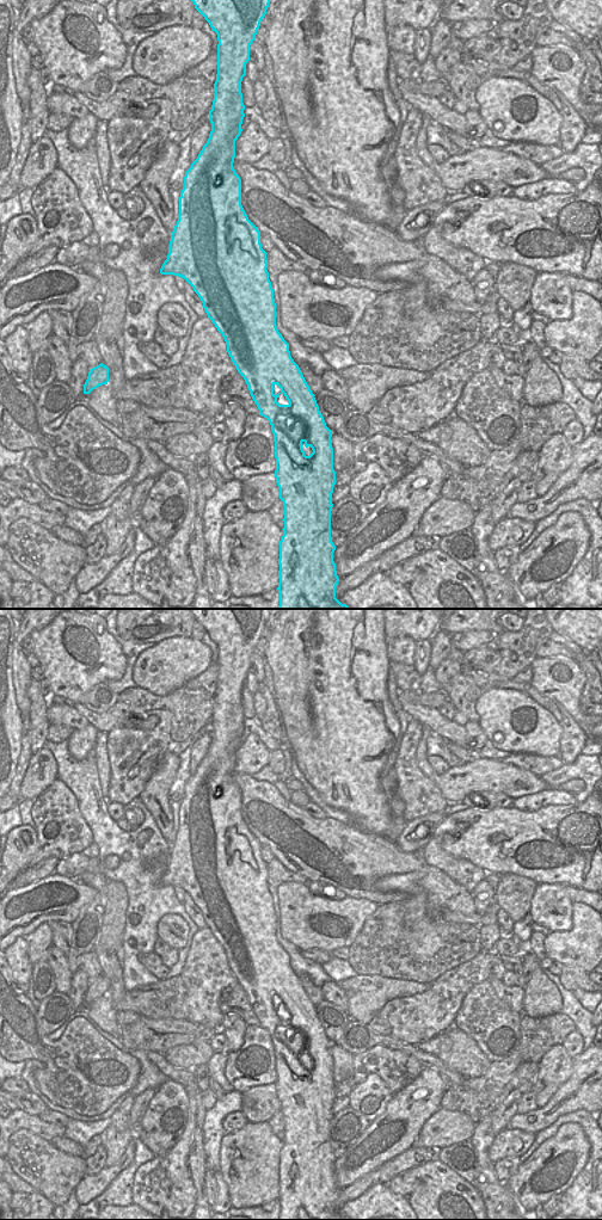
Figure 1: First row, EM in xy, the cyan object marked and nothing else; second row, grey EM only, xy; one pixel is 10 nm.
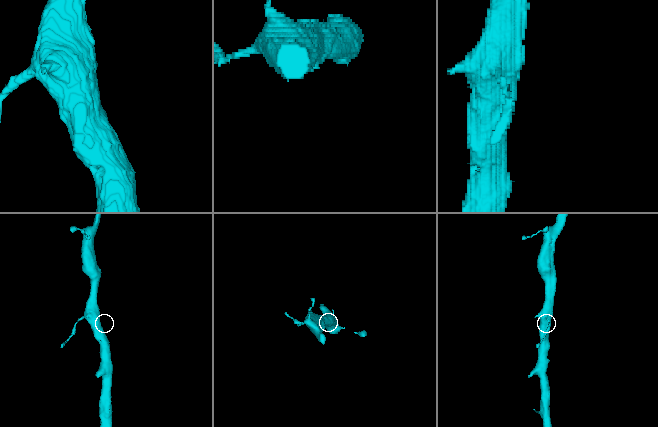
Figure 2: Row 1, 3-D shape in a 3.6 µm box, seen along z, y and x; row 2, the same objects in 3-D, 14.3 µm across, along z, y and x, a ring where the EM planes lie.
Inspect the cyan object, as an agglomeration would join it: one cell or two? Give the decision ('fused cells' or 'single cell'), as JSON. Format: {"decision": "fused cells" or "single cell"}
{"decision": "fused cells"}

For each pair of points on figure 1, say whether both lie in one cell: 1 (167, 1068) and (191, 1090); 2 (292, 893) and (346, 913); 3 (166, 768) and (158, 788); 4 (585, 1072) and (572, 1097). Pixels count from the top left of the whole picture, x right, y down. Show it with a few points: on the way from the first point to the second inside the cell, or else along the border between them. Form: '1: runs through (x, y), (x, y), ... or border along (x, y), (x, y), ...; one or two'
1: runs through (173, 1073), (178, 1074), (188, 1084); one
2: runs through (305, 906), (308, 910), (330, 910), (333, 912); one
3: runs through (165, 772), (159, 783); one
4: runs through (583, 1078), (581, 1085), (575, 1091); one

